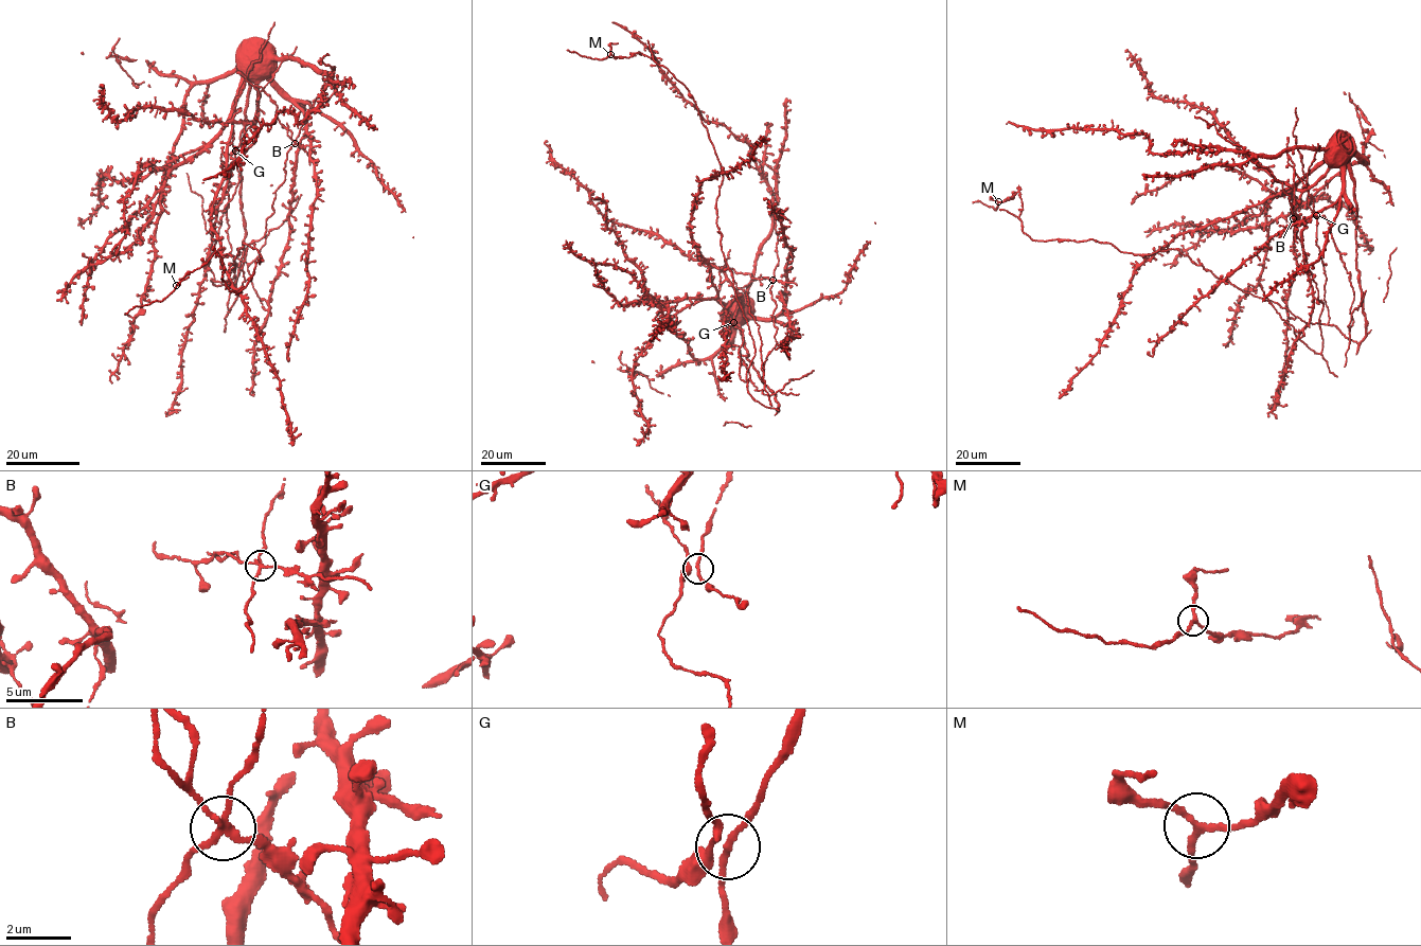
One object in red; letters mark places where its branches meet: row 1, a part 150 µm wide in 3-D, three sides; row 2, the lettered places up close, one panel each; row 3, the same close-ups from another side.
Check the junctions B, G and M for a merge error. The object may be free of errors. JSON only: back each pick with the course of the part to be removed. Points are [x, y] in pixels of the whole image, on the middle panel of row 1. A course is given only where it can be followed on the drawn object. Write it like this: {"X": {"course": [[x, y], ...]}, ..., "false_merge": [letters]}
{"B": {"course": [[773, 280], [752, 278], [725, 267], [730, 269], [736, 286], [745, 291]]}, "false_merge": ["B"]}

